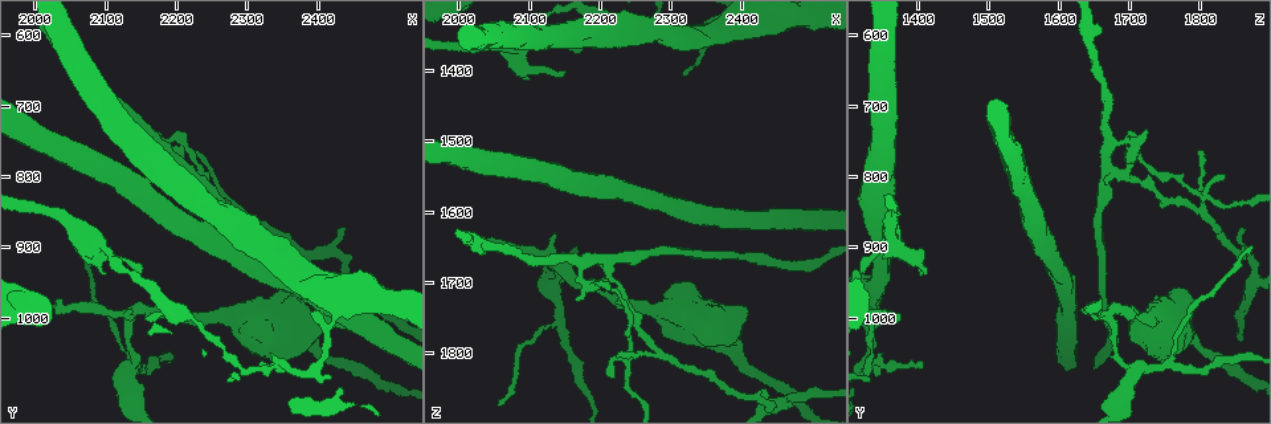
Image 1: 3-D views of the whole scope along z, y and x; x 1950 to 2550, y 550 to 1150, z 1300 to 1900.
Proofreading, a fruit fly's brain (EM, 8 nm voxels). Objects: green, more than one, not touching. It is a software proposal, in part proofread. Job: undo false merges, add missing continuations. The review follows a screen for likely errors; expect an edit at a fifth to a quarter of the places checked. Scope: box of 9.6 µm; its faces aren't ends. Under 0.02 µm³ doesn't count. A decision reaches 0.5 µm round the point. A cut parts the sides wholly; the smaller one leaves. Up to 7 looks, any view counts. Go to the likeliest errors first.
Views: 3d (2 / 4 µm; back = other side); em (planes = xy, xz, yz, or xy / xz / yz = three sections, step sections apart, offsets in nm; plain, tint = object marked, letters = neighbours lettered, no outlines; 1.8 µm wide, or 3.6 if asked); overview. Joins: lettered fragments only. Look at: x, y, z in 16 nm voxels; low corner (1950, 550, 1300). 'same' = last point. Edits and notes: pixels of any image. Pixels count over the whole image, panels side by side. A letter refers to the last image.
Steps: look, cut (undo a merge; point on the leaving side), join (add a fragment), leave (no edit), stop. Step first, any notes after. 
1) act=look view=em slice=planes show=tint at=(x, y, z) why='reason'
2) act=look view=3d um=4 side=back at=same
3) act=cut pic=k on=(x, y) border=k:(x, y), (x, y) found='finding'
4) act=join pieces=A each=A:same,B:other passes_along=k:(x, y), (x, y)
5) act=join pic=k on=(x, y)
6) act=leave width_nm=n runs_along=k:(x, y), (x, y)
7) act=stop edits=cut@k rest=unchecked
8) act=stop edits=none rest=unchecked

act=look view=em slice=planes show=letters at=(2215, 790, 1675) why='four or more arms meet'

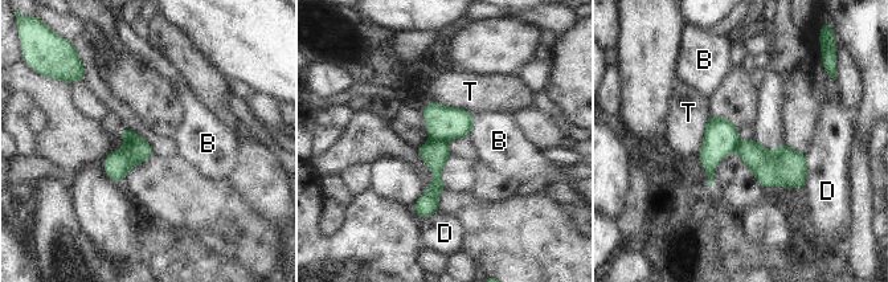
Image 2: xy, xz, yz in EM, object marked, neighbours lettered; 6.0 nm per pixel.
act=cut pic=2 on=(444, 123) each=B:other,D:other,T:other found='a second neuron is stuck on'

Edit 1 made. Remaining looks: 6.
act=look view=em um=3.6 slice=planes show=letters at=(2160, 1000, 1365) why='an open end'

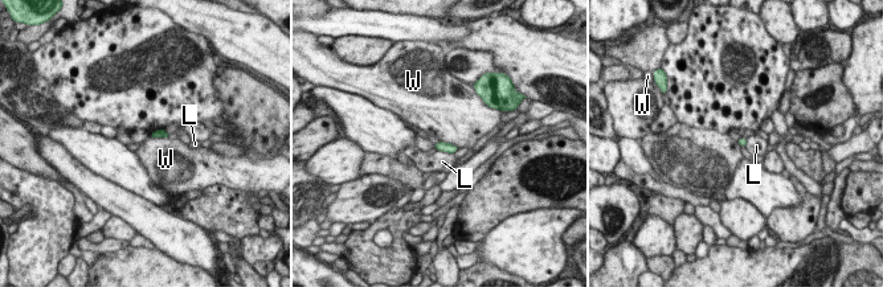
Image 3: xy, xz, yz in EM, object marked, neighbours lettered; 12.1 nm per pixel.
act=leave longest_contact=W:240nm each=L:other,W:other found='no lettered fragment goes on from it'

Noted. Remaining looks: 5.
act=look view=em um=3.6 slice=planes show=plain at=(2130, 995, 1675) why='three-way junction'

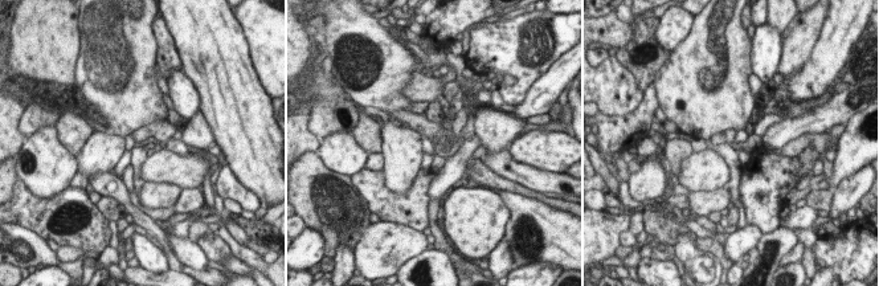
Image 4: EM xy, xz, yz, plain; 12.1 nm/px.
act=look view=em um=3.6 slice=planes show=tint at=same

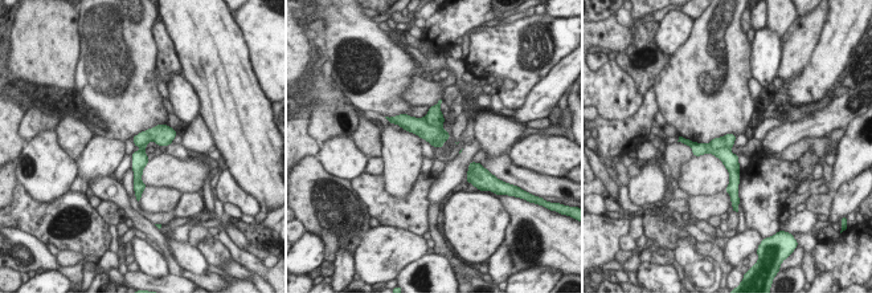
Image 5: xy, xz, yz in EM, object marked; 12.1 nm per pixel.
act=look view=em um=3.6 slice=planes show=letters at=same

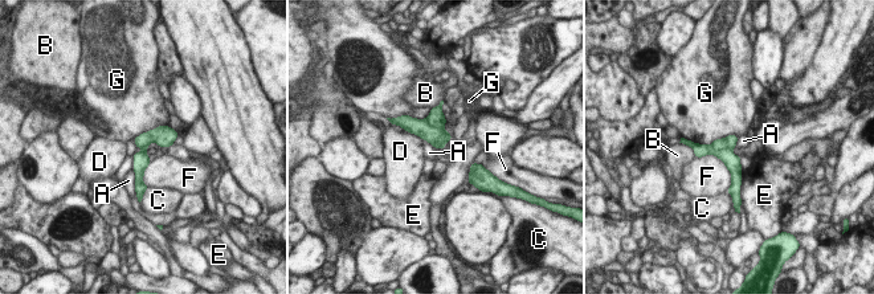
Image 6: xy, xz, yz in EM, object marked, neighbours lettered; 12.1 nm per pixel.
act=cut pic=6 on=(732, 162) width_nm=190 each=A:other,B:other,C:other,D:other,E:other,F:other,G:other found='two neurons meet here'

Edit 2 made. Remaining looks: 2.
act=stop edits=cut@2,cut@6 rest=unchecked

